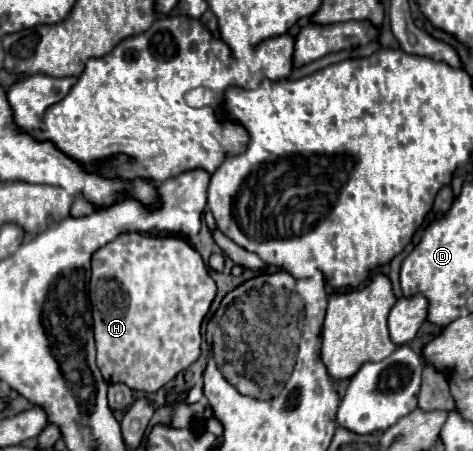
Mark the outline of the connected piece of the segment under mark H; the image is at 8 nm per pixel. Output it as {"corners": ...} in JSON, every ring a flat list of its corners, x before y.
{"corners":[[121,234,93,254,89,298,93,306,93,330,97,342,97,366,109,384,125,384,131,390,157,392,201,354,201,322,215,298,215,282,207,274,199,252,183,238,157,238,147,234]]}

